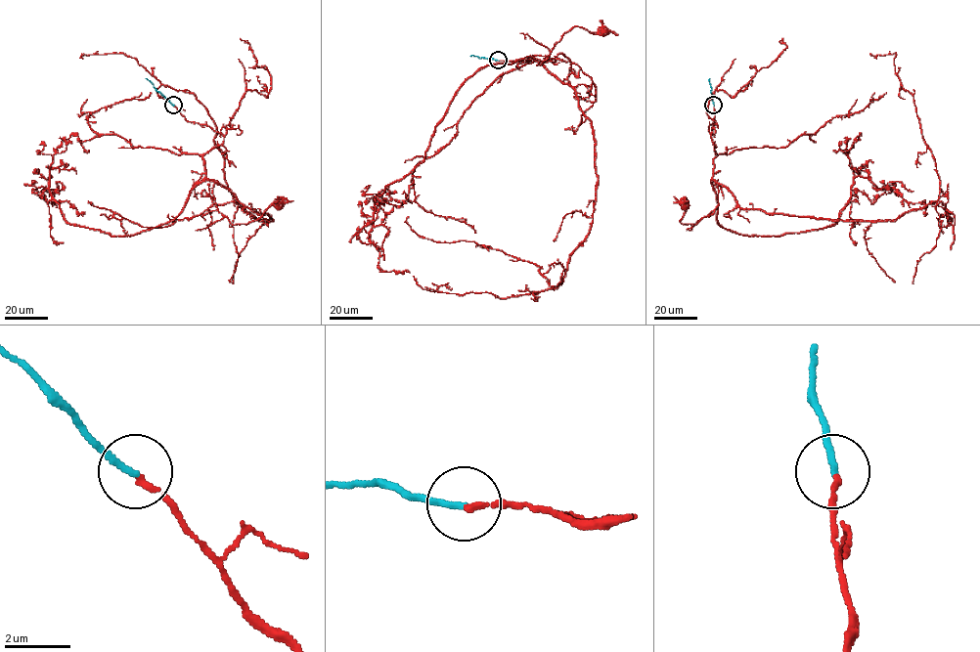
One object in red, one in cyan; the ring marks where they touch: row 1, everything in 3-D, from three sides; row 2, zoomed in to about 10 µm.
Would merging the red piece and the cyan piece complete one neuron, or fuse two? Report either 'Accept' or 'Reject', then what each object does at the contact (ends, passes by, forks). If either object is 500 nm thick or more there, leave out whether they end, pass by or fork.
Accept. At the ring red ends. At the ring cyan ends

